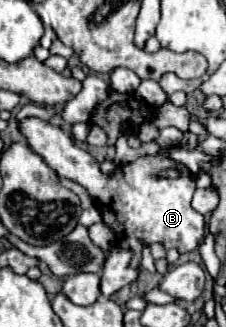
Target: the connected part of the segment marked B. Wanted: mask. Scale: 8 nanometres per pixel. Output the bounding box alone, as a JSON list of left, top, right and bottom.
[20,116,206,268]

